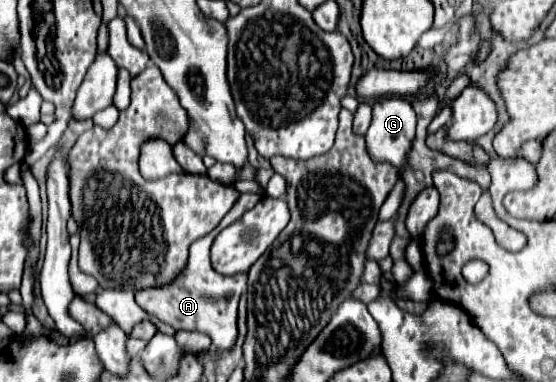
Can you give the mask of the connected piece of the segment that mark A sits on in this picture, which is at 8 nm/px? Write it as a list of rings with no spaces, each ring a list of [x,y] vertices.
[[[243,193],[239,197],[239,201],[233,205],[233,209],[225,215],[221,225],[217,225],[209,235],[197,239],[191,245],[189,263],[187,263],[187,269],[183,271],[183,275],[177,277],[171,285],[135,291],[137,305],[145,313],[157,317],[159,321],[163,321],[163,323],[167,323],[167,325],[171,325],[175,329],[205,333],[205,335],[209,335],[213,339],[213,345],[217,349],[229,349],[235,343],[235,339],[237,339],[237,303],[239,303],[241,293],[247,289],[247,273],[245,275],[229,275],[229,277],[217,273],[213,269],[213,265],[211,265],[209,251],[211,251],[213,239],[219,235],[219,231],[229,227],[245,211],[253,209],[259,199],[261,197],[255,195],[255,193]]]

